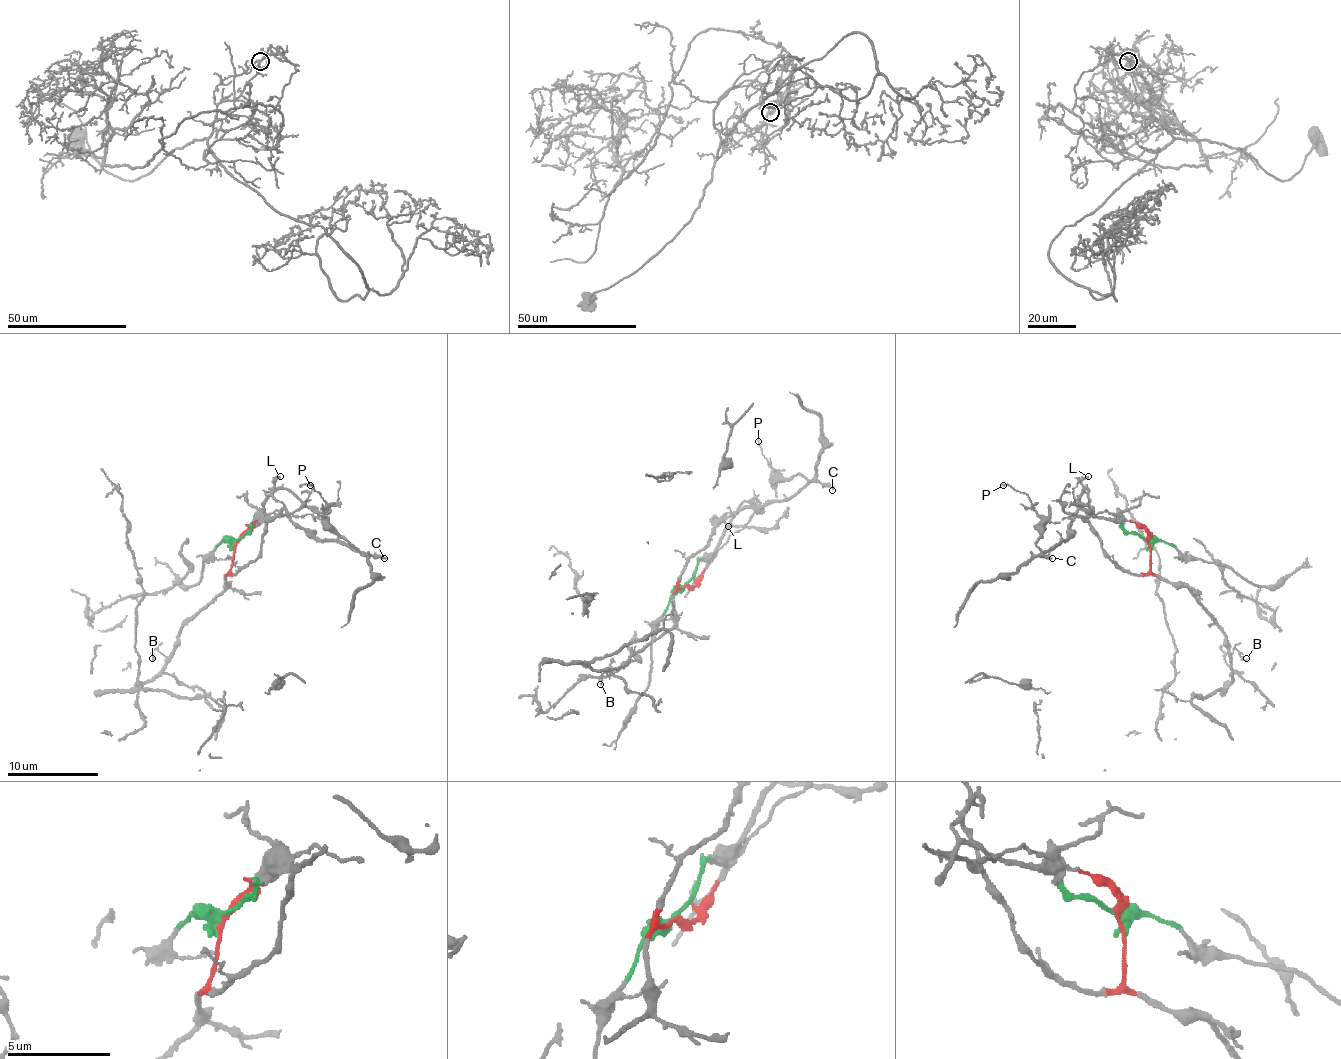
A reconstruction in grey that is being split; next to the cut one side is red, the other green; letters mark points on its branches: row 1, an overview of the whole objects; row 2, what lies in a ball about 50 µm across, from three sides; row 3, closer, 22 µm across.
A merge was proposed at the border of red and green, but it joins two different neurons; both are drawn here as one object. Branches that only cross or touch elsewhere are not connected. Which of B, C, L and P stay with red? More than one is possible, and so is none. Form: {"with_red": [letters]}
{"with_red": ["B"]}

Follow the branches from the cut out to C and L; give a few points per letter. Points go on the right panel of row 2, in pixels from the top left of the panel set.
C: (1148, 543), (1111, 520), (1079, 509), (1070, 522), (1066, 538), (1043, 554), (1052, 559)
L: (1148, 543), (1111, 520), (1095, 518), (1075, 502), (1082, 481), (1089, 477)

